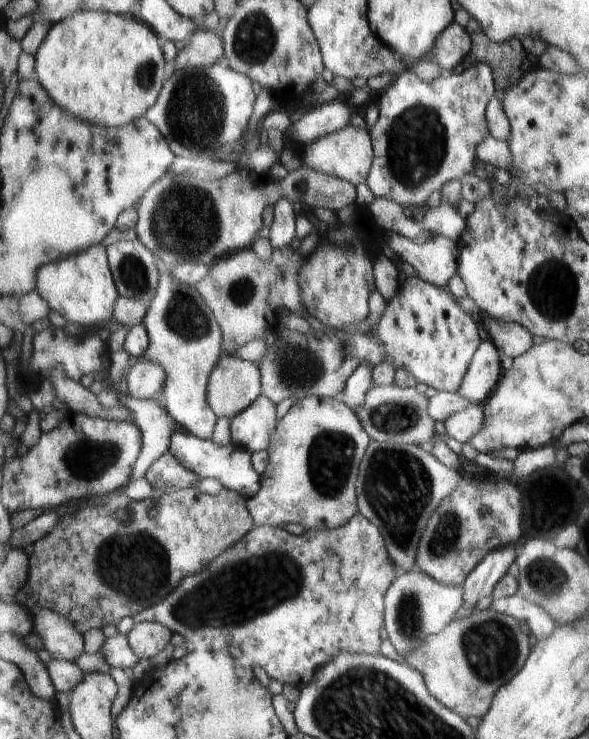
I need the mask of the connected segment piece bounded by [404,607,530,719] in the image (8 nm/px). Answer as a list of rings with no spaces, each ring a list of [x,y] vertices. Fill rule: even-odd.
[[[489,607],[483,611],[472,611],[470,616],[462,620],[453,620],[440,633],[427,637],[427,640],[418,649],[408,653],[404,662],[423,674],[431,693],[445,707],[455,711],[464,719],[468,716],[484,718],[490,712],[495,693],[523,668],[529,654],[528,636],[518,628],[516,620]]]

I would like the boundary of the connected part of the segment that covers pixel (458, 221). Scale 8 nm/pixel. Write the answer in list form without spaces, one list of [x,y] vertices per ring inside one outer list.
[[[443,200],[424,212],[422,226],[432,235],[442,235],[453,241],[457,241],[466,228],[465,219],[458,210]]]

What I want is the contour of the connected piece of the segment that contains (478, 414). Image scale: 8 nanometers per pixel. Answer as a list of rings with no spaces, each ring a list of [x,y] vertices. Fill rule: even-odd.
[[[471,404],[445,420],[446,436],[458,442],[469,442],[482,430],[483,422],[482,404]]]

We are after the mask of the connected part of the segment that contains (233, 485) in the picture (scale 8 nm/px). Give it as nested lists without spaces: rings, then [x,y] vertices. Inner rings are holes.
[[[173,432],[170,437],[169,451],[182,466],[194,471],[200,479],[216,478],[227,489],[238,491],[248,498],[260,490],[260,477],[253,467],[250,452],[234,444],[221,447],[212,440],[201,439],[190,433]]]

